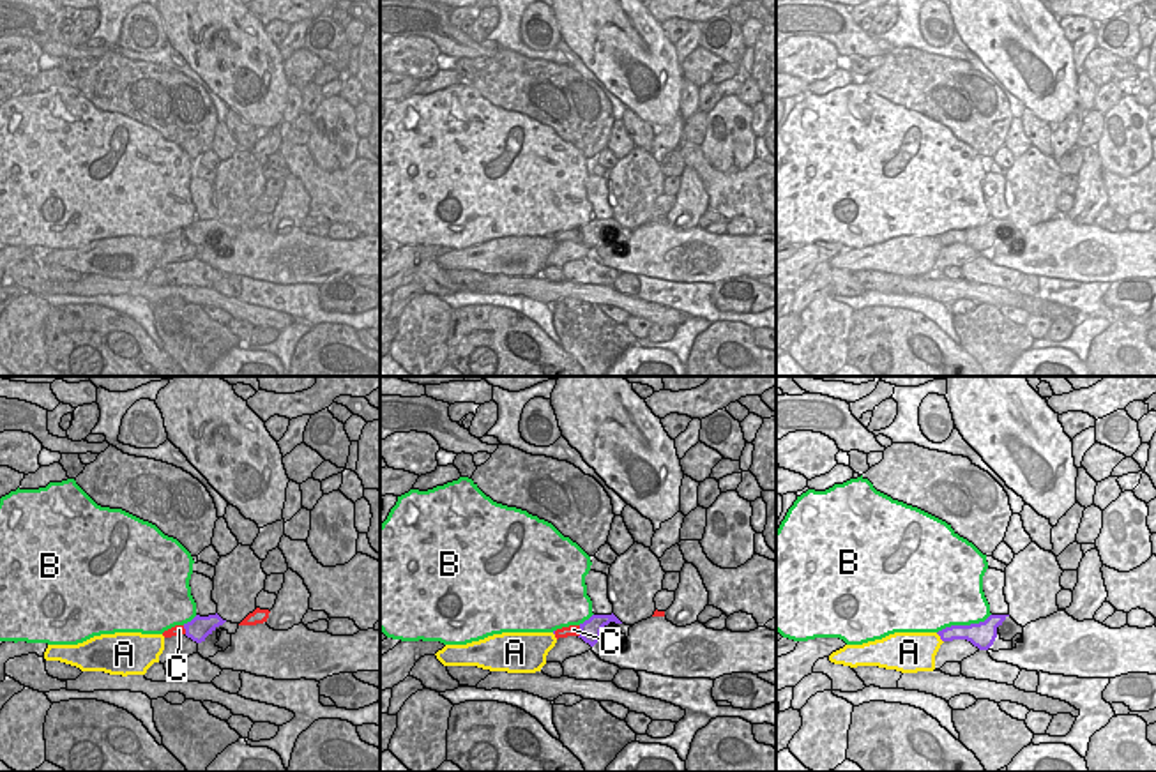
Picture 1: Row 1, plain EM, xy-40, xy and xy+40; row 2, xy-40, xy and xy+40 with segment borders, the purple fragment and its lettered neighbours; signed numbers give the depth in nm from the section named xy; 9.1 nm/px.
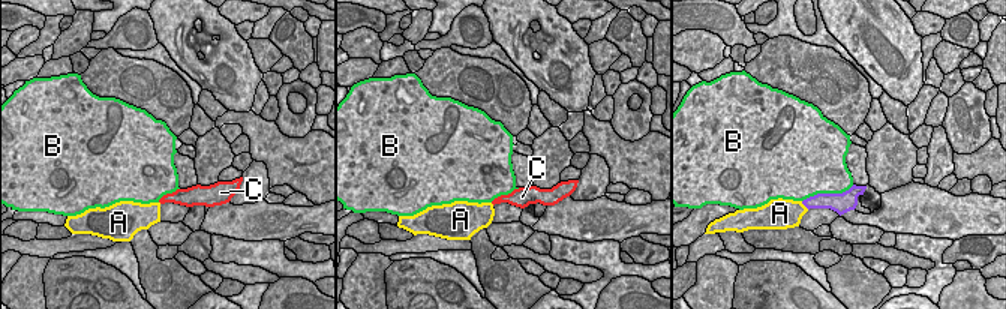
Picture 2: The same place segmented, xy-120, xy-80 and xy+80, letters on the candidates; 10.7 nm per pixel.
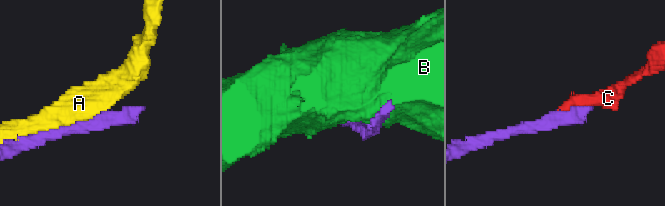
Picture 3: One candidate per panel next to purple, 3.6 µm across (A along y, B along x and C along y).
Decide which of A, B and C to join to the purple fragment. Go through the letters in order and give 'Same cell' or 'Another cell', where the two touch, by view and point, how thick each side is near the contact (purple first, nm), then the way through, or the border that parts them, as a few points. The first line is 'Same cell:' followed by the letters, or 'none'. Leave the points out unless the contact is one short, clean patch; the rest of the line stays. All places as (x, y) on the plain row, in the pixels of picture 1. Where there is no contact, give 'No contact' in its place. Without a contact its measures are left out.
Same cell: C
A: Another cell. Touches purple at xy+40 (941, 242). Thickness 130 nm (purple) against 340 nm
B: Another cell. Touches purple at xy+40 (964, 230). Thickness 240 nm (purple) against 480 nm
C: Same cell. Touches purple at xy (580, 235). Thickness 190 nm (purple) against 100 nm.

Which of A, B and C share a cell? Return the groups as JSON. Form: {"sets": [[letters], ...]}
{"sets": [["A"], ["B"], ["C"]]}

